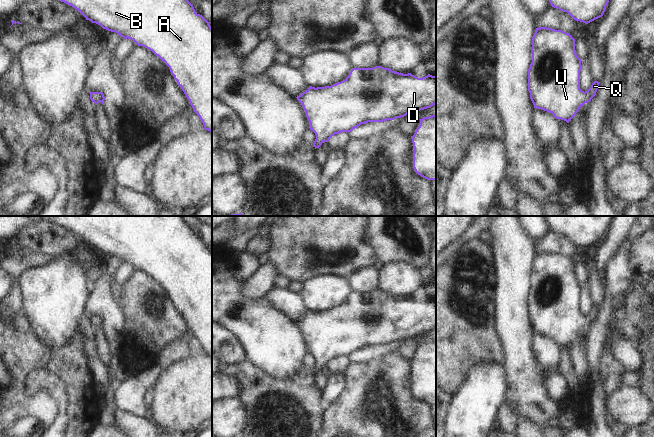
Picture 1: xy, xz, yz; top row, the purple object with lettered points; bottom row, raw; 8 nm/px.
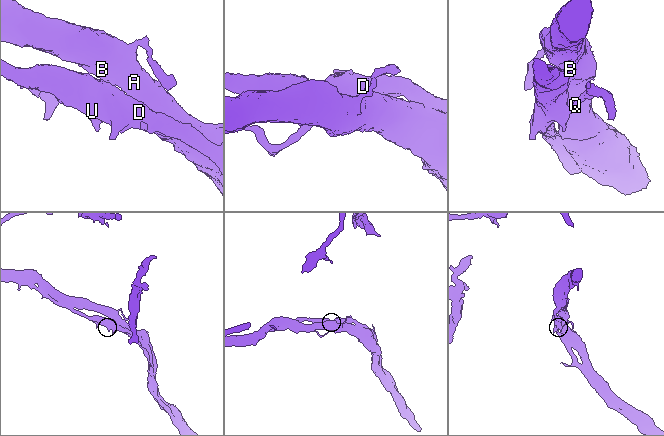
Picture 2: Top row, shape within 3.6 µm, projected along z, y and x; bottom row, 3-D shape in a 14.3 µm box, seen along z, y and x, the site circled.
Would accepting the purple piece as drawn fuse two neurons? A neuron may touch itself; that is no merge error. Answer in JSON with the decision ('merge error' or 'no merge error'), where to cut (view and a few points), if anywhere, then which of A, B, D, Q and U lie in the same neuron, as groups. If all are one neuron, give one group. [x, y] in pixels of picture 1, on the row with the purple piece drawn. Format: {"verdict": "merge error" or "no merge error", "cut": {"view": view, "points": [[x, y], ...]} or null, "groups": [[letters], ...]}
{"verdict": "no merge error", "cut": null, "groups": [["A", "B", "D", "Q", "U"]]}

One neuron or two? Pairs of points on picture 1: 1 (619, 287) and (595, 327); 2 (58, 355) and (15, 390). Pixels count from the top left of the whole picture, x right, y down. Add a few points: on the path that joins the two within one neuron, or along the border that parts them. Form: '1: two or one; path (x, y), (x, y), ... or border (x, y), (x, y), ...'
1: one; path (609, 297), (609, 305), (605, 310), (604, 317)
2: one; path (45, 357), (38, 357), (20, 377)

